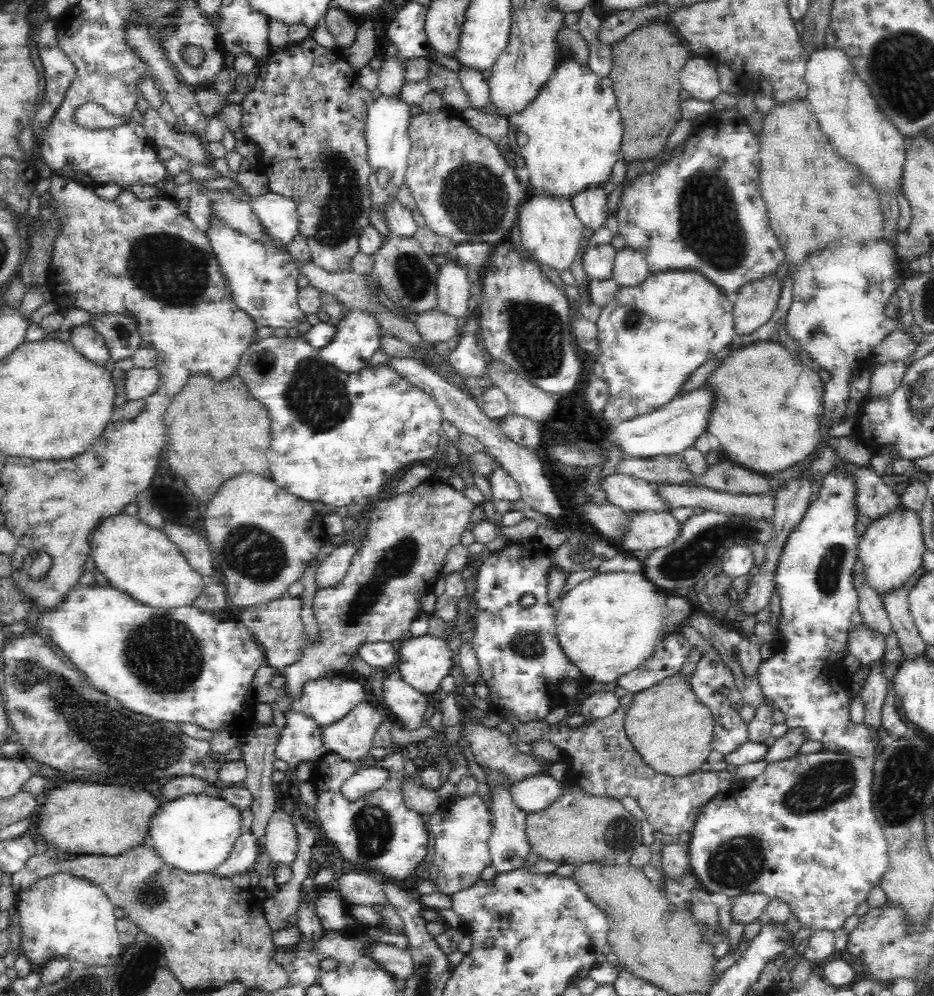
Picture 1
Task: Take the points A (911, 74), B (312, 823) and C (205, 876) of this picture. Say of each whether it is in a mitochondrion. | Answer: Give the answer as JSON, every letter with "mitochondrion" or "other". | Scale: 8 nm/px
{"A":"mitochondrion","B":"other","C":"other"}

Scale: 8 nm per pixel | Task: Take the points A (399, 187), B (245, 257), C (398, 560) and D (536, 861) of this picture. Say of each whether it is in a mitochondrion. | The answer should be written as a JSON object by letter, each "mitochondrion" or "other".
{"A":"other","B":"other","C":"mitochondrion","D":"other"}

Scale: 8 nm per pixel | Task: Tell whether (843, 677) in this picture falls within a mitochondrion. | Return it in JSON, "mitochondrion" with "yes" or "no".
{"mitochondrion":"no"}

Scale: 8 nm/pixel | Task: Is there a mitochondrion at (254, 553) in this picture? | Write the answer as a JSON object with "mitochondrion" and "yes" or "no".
{"mitochondrion":"yes"}

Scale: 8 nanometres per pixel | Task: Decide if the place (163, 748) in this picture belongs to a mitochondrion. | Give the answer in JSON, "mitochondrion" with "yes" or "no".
{"mitochondrion":"yes"}

